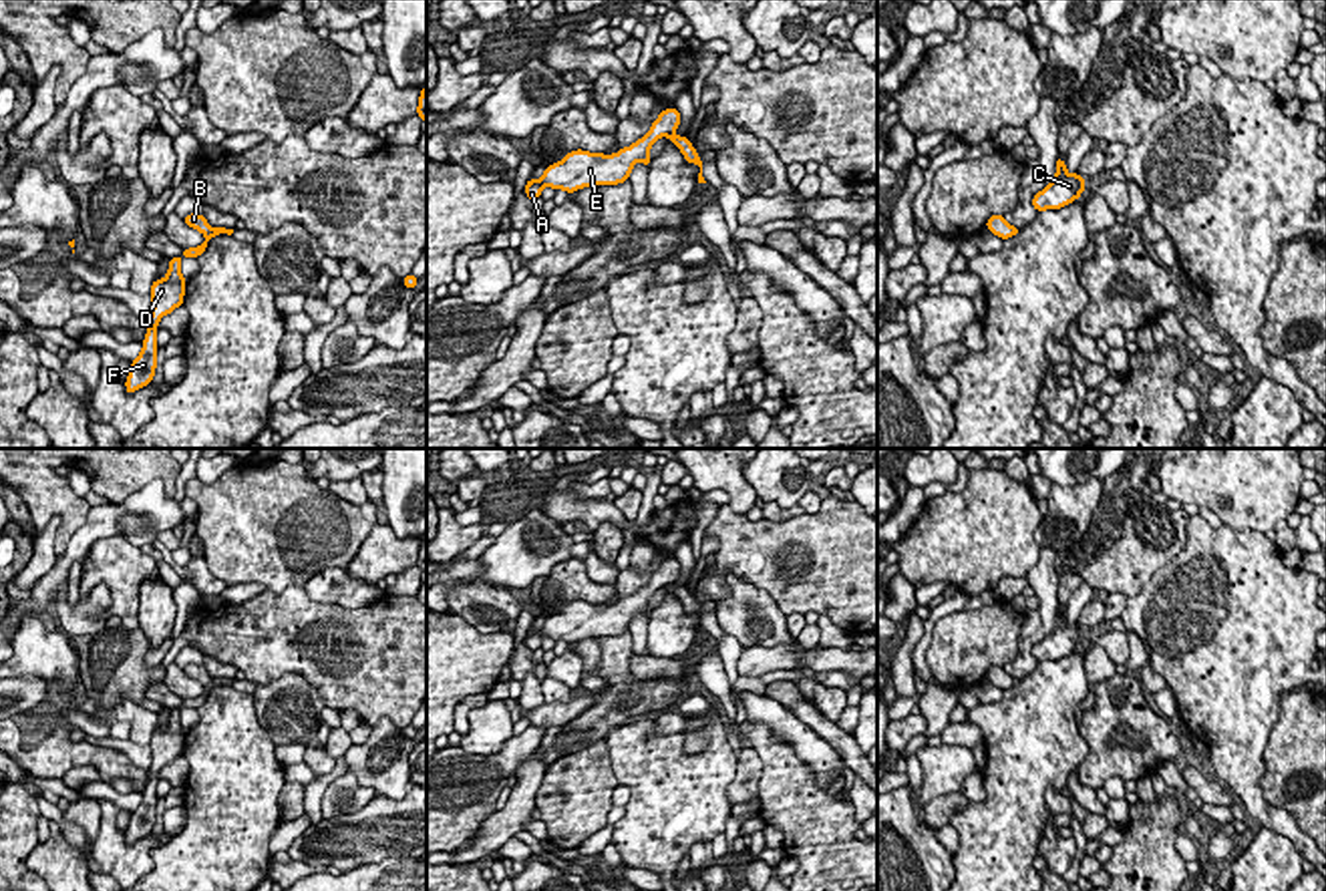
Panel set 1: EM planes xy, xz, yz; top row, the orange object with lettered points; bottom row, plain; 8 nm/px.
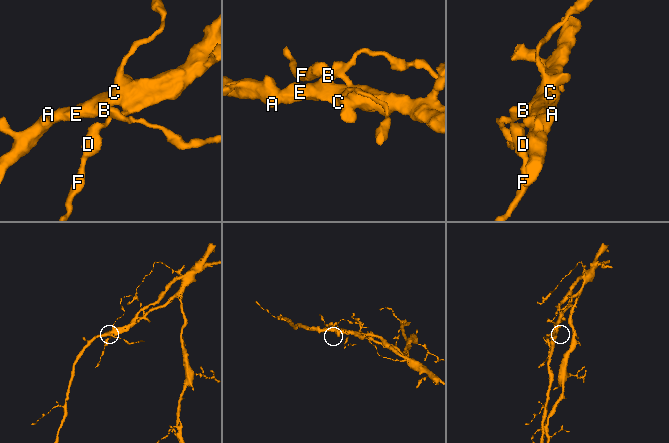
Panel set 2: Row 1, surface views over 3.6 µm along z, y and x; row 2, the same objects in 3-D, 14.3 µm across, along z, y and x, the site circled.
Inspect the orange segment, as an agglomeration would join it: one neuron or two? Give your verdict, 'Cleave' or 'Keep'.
Cleave

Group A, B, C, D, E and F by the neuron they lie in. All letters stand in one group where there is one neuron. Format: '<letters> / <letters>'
A B C E / D F

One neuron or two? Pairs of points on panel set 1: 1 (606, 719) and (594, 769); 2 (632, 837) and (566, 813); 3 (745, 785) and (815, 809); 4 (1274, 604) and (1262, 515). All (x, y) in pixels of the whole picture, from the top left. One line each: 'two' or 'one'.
1: two
2: two
3: two
4: two

